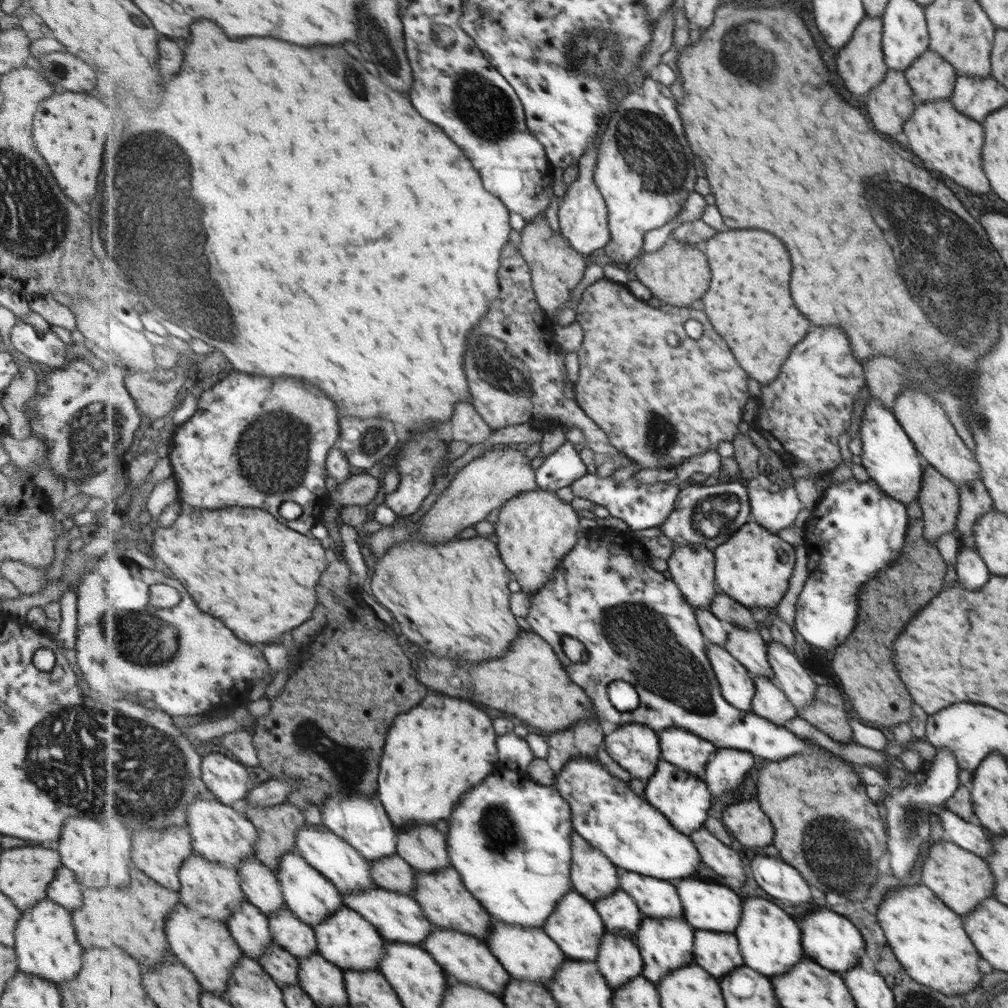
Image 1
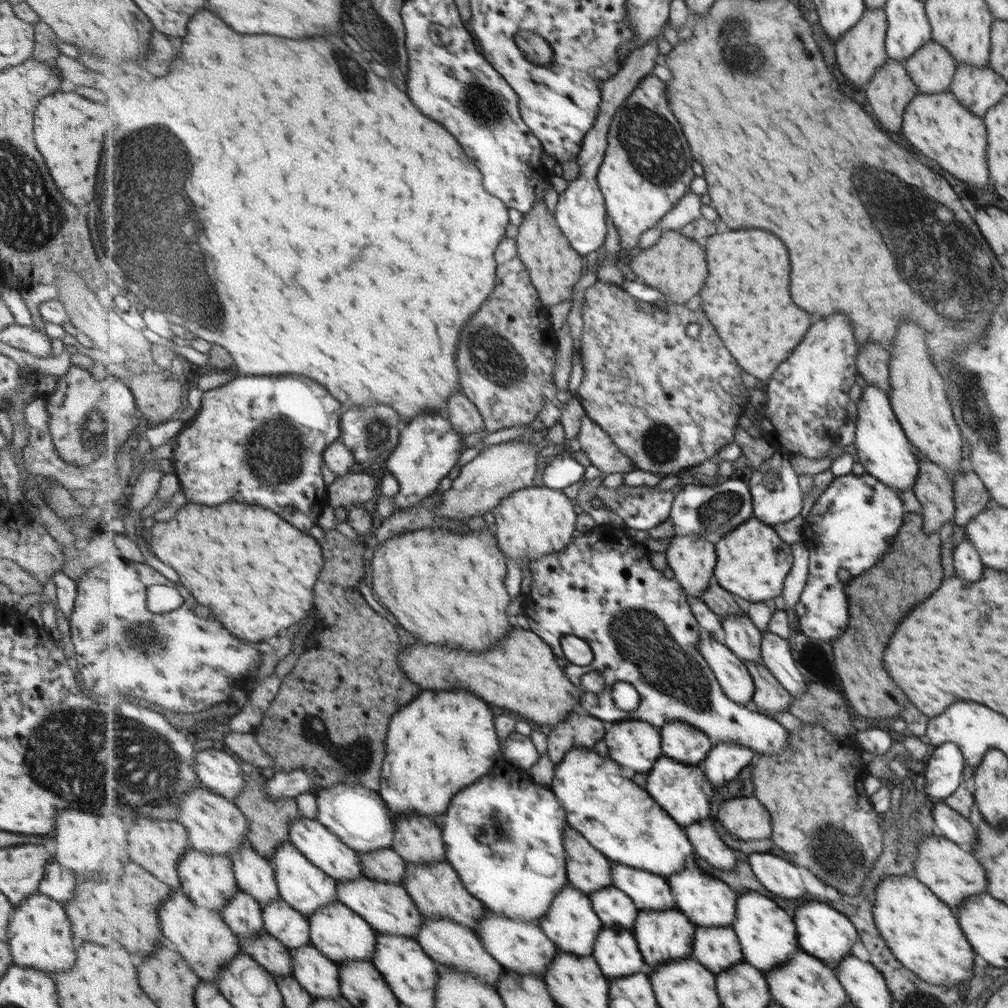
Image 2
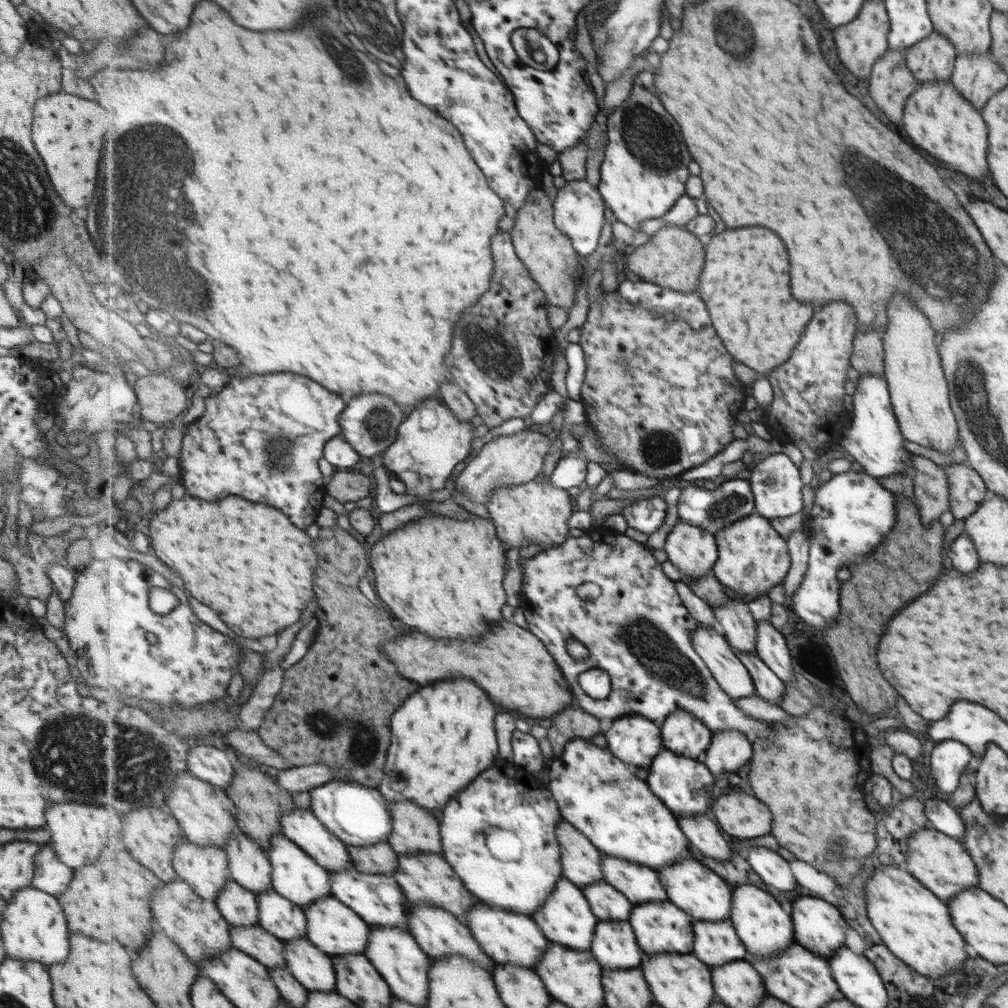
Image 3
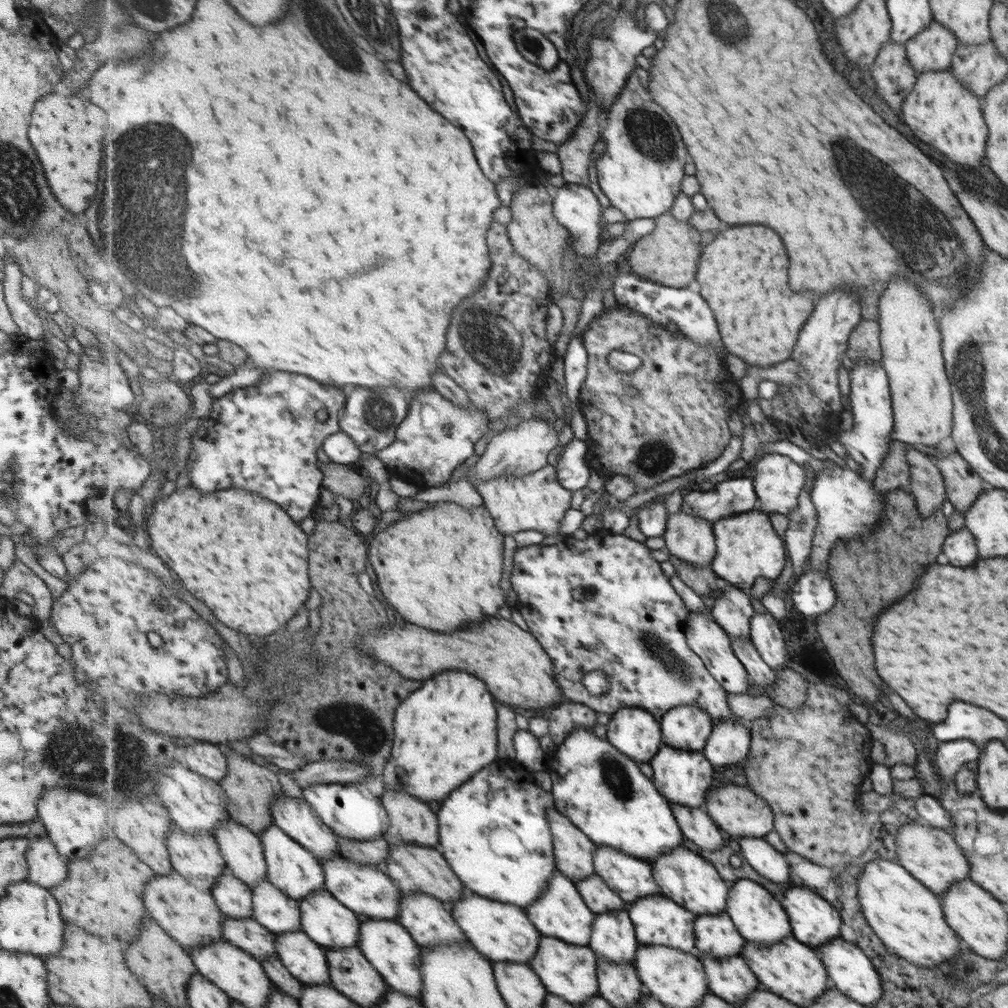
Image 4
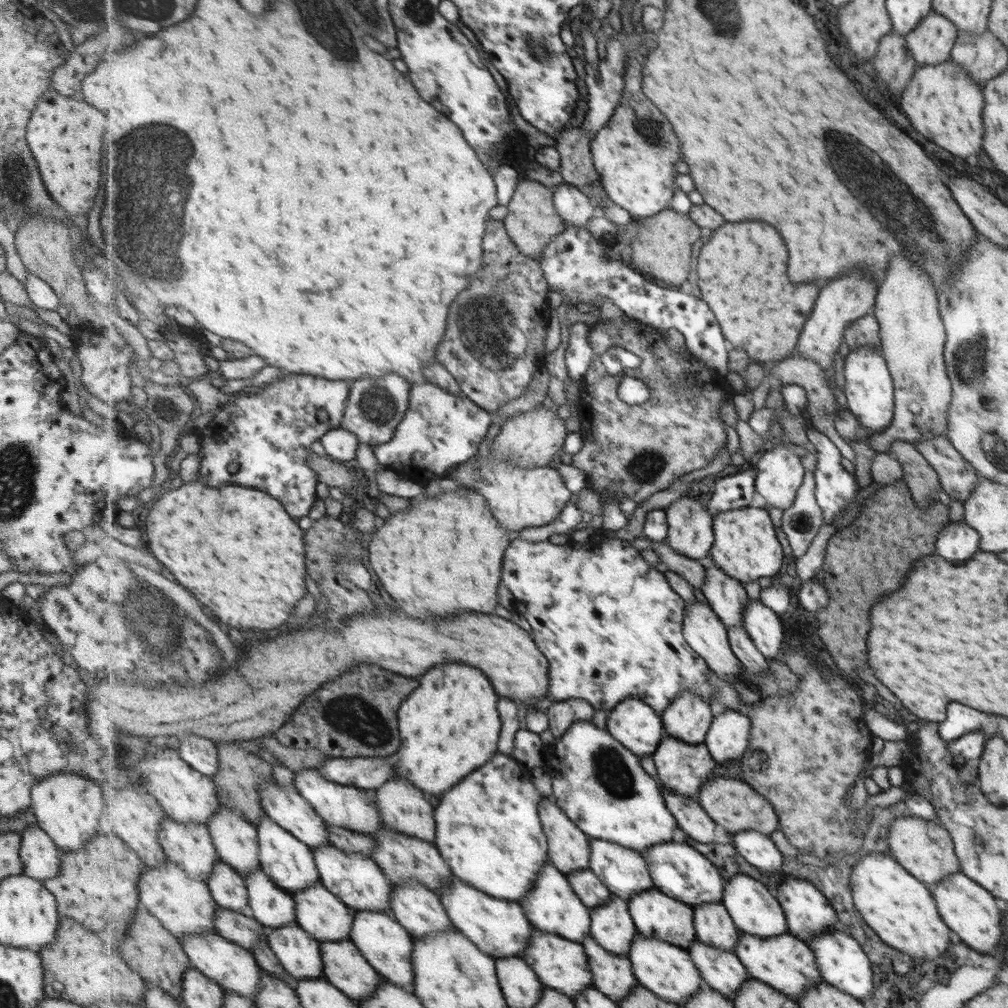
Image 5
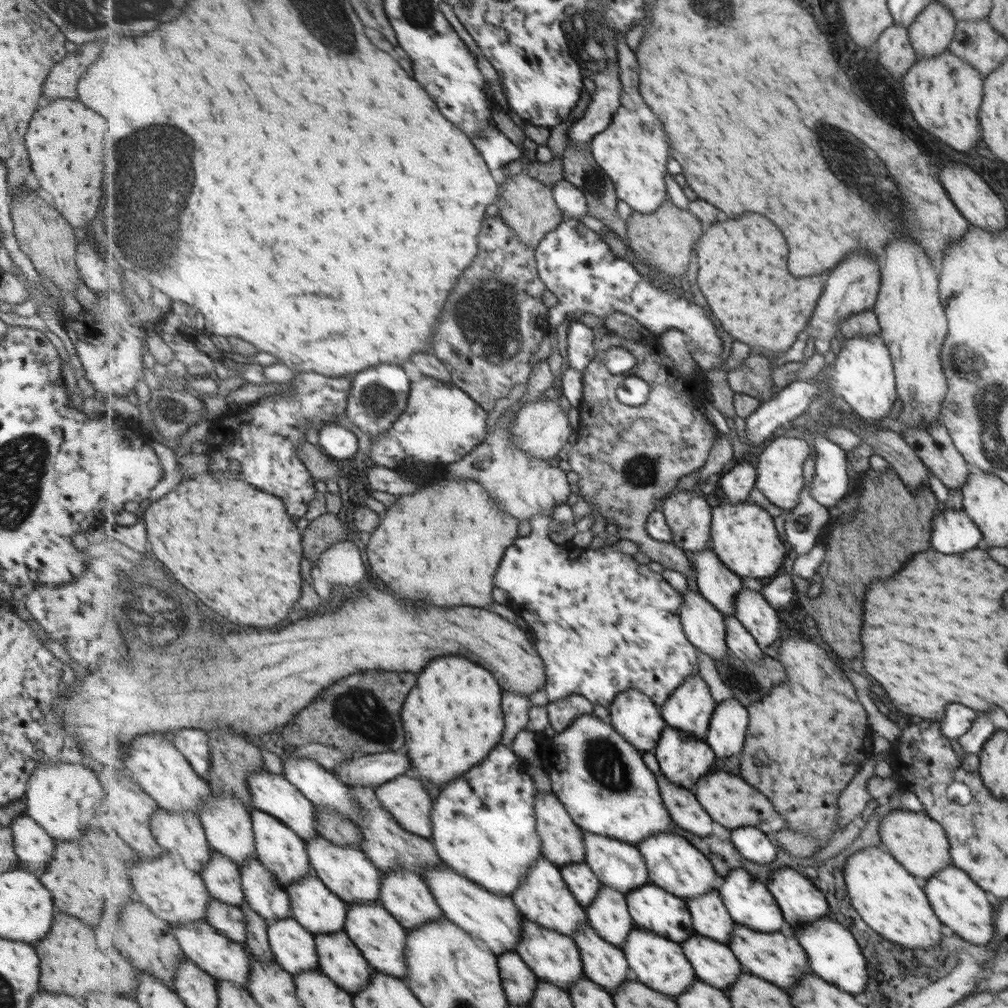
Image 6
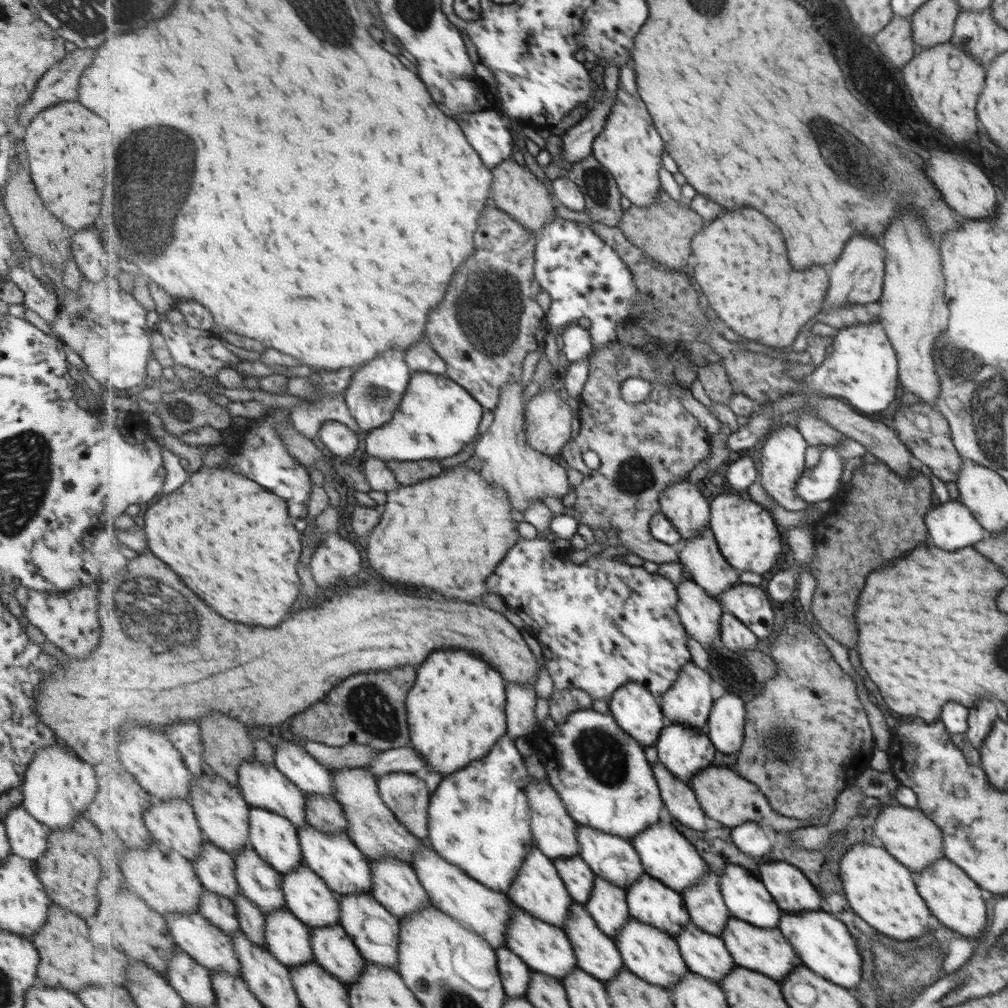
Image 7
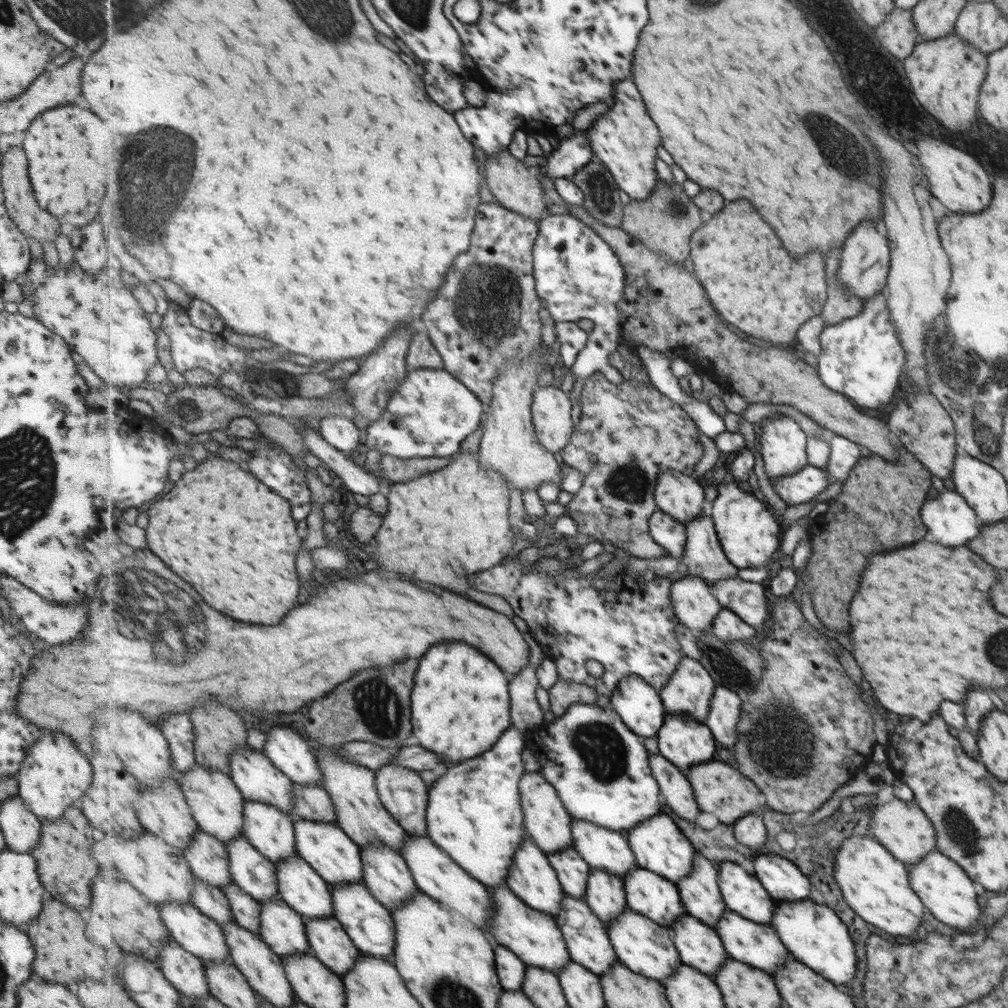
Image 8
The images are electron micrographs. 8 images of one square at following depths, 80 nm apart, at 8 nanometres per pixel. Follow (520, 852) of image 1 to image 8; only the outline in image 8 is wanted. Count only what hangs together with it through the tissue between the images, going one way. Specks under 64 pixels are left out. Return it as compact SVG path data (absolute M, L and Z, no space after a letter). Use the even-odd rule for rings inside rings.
M515 725L483 756L453 766L429 789L428 836L469 874L490 888L507 883L520 842L527 836L520 782L525 772L521 752L527 732Z

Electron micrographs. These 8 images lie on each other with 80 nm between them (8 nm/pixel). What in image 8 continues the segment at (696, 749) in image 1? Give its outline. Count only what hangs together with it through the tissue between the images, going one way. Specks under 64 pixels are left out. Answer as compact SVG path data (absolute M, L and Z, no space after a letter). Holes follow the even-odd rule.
M685 657L668 684L660 690L660 695L667 713L687 715L705 723L716 685L701 661Z

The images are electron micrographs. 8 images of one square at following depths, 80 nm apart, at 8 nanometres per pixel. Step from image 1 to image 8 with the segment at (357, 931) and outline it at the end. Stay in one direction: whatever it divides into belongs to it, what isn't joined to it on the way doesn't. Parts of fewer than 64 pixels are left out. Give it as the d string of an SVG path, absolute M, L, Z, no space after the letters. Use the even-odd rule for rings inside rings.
M299 854L276 864L279 896L304 918L333 917L331 884Z

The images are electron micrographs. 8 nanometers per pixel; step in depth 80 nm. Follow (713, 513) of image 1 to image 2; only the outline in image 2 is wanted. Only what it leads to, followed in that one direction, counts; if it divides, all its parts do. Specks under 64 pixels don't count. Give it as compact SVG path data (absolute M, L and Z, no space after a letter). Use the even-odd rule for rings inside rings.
M731 478L718 486L706 486L689 480L676 494L671 521L674 535L701 535L716 545L724 536L754 516L750 486L742 478Z

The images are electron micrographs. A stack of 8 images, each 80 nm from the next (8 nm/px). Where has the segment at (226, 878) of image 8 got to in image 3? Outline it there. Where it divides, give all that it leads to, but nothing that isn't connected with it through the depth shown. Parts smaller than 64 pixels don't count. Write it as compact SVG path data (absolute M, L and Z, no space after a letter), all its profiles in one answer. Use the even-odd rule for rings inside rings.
M229 881L218 894L216 902L231 926L260 924L258 896L237 881Z

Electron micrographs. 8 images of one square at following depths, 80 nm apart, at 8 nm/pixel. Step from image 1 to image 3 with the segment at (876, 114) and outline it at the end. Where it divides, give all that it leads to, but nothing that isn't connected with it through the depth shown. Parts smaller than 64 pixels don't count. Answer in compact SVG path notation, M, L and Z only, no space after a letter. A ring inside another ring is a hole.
M887 48L876 60L869 78L869 94L877 108L891 120L901 120L905 99L919 82L907 68L904 53Z

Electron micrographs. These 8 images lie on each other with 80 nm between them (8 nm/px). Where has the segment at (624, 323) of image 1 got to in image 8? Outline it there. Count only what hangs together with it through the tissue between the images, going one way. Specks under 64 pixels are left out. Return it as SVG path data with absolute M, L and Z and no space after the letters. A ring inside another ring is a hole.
M617 350L610 356L610 364L624 377L622 383L609 382L601 372L593 374L585 381L579 399L582 402L580 421L571 442L559 453L563 462L577 467L586 476L581 490L565 506L564 514L577 521L579 534L587 534L599 542L605 538L615 547L636 557L659 558L669 555L666 548L650 533L652 514L659 510L655 492L660 474L668 466L674 470L682 469L685 474L690 475L701 462L705 448L699 440L697 423L677 401L671 400L650 381L650 374L644 363L636 366L634 362L625 360ZM591 456L597 457L598 461L591 462Z

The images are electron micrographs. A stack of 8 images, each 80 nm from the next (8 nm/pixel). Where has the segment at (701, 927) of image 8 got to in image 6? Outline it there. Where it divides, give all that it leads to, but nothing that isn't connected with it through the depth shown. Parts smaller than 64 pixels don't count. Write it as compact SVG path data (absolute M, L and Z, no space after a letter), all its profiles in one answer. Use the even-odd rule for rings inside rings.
M701 933L692 934L682 942L682 947L695 969L696 976L725 992L745 970L728 944Z

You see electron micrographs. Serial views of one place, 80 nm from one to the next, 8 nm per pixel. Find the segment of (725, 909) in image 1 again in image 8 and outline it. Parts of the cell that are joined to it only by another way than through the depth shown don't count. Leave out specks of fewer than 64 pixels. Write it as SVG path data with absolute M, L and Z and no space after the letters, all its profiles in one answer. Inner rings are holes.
M661 812L643 820L626 835L629 844L632 845L639 866L668 878L677 886L678 882L693 870L697 850L688 836L685 836L679 830L679 826L673 822L673 818L668 816L667 813Z

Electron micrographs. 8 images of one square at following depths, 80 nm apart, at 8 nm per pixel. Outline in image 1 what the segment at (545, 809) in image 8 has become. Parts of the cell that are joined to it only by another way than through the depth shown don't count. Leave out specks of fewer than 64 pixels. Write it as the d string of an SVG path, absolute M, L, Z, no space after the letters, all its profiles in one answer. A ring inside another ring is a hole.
M572 836L572 883L590 901L603 899L620 890L619 867L584 836Z

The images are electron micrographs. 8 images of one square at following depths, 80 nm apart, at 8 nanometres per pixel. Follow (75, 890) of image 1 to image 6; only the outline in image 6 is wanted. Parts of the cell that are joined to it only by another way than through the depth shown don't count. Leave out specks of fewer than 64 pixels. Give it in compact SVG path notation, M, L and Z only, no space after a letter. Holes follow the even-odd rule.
M19 815L15 820L11 820L8 826L12 836L12 847L19 862L25 870L38 877L45 869L46 862L51 860L54 839L52 839L30 816Z

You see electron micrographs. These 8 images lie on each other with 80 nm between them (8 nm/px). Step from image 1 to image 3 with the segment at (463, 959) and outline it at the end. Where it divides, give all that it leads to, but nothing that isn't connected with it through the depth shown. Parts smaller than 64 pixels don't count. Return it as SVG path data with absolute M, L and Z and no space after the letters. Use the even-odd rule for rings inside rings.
M433 903L412 904L411 915L408 916L408 928L420 947L435 960L437 957L461 955L481 964L483 968L489 968L491 972L497 964L488 954L485 954L477 939L472 935L471 929L465 923L462 923L452 912Z

